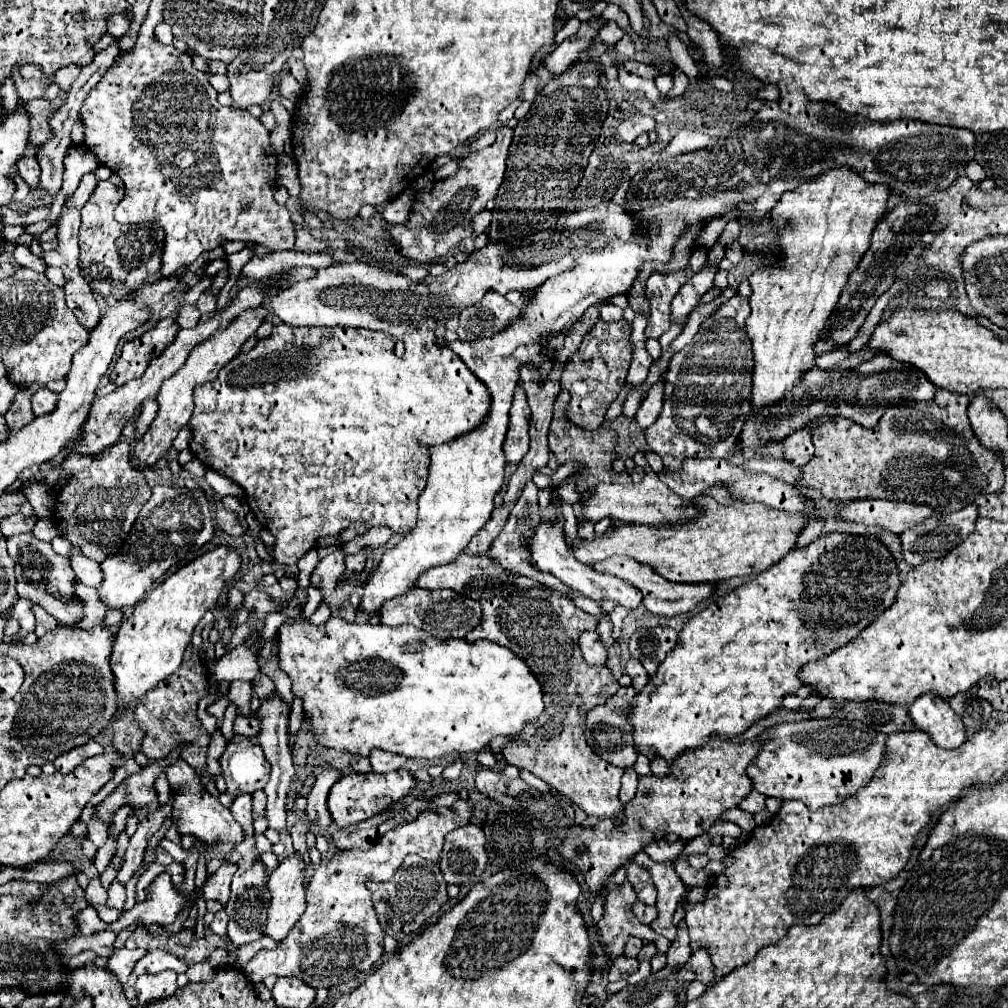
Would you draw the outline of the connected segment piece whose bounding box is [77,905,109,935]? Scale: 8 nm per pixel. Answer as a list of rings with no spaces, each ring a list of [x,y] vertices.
[[[91,905],[77,915],[77,925],[79,925],[79,931],[81,931],[83,935],[91,935],[91,933],[95,933],[95,931],[107,931],[107,929],[109,929],[109,925],[105,925],[105,923],[97,917],[97,909],[91,907]]]

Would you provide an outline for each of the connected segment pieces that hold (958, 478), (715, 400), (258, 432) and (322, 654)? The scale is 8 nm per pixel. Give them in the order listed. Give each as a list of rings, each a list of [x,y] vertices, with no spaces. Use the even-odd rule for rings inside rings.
[[[937,389],[935,397],[927,403],[905,403],[887,409],[873,429],[865,429],[849,419],[831,419],[819,423],[811,439],[815,455],[803,467],[805,487],[815,489],[815,493],[821,493],[835,505],[857,497],[873,497],[923,503],[947,513],[971,505],[981,493],[997,493],[1003,487],[1001,459],[979,445],[967,419],[967,405],[957,405],[957,393],[945,389]]]
[[[741,295],[731,297],[715,311],[709,319],[703,321],[701,329],[693,337],[693,341],[677,355],[673,355],[669,369],[665,373],[665,399],[663,411],[659,419],[645,431],[647,443],[651,451],[661,455],[665,469],[679,469],[681,461],[687,457],[717,457],[717,459],[731,459],[737,437],[743,429],[745,419],[751,413],[751,341],[745,333],[745,319],[749,317],[749,301]]]
[[[275,325],[271,335],[259,339],[259,343],[247,351],[239,353],[223,367],[215,381],[197,385],[193,389],[195,413],[189,419],[189,427],[193,437],[189,441],[191,453],[209,469],[215,469],[243,487],[247,505],[255,513],[257,521],[275,535],[275,561],[283,565],[295,565],[309,549],[317,545],[317,539],[327,535],[339,535],[351,523],[369,523],[369,525],[387,525],[395,533],[409,533],[415,525],[417,517],[417,497],[425,489],[427,467],[429,467],[429,451],[427,445],[447,443],[467,431],[473,431],[487,417],[491,395],[487,387],[483,387],[477,377],[463,365],[463,361],[449,347],[435,347],[435,335],[431,329],[415,329],[405,333],[405,353],[403,357],[395,355],[395,339],[389,333],[375,333],[371,329],[355,329],[355,327],[291,327],[291,325]],[[269,423],[275,425],[275,431],[269,429]]]
[[[331,617],[323,625],[311,625],[307,621],[295,623],[295,625],[281,625],[277,631],[279,641],[279,667],[285,671],[293,683],[291,693],[293,697],[299,697],[303,701],[303,715],[309,719],[309,731],[315,735],[317,743],[327,749],[345,751],[359,757],[369,757],[373,749],[397,753],[403,757],[421,757],[421,759],[435,759],[443,755],[459,755],[469,751],[481,751],[489,745],[491,737],[505,735],[511,737],[523,729],[523,725],[531,719],[537,719],[539,713],[543,713],[543,693],[539,681],[531,675],[525,661],[515,657],[509,649],[503,649],[497,643],[491,641],[477,641],[475,645],[469,645],[465,639],[435,639],[427,631],[415,627],[415,625],[401,625],[401,627],[387,627],[387,625],[357,625],[349,623],[343,617]]]

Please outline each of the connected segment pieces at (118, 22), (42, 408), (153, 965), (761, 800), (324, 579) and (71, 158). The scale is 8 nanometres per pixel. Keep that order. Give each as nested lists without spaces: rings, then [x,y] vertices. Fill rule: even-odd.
[[[111,15],[107,19],[107,33],[113,37],[123,37],[123,33],[127,33],[129,29],[129,19],[125,15]]]
[[[39,389],[33,397],[31,397],[31,407],[35,415],[47,415],[51,413],[51,409],[55,409],[55,399],[57,395],[49,389]]]
[[[153,949],[153,951],[149,951],[141,961],[137,961],[133,973],[135,973],[135,975],[145,975],[145,973],[155,975],[155,973],[167,971],[167,969],[171,969],[171,971],[175,971],[175,973],[183,973],[183,971],[187,971],[187,967],[189,967],[189,963],[179,961],[177,957],[169,955],[167,951]]]
[[[751,791],[737,807],[747,811],[747,813],[759,813],[765,807],[765,797],[761,793],[757,793],[757,791]]]
[[[335,549],[327,557],[323,557],[317,563],[315,571],[311,573],[311,583],[315,587],[319,587],[325,597],[335,589],[339,577],[343,575],[343,571],[345,571],[345,557],[347,557],[347,553],[343,549]]]
[[[69,147],[65,153],[65,173],[63,173],[63,187],[59,191],[59,195],[55,197],[57,207],[63,205],[65,195],[73,195],[75,187],[81,181],[83,173],[95,171],[97,169],[97,157],[87,149],[87,147]]]

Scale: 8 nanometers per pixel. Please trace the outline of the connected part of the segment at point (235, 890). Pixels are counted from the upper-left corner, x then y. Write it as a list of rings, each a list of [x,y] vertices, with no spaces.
[[[247,837],[245,843],[235,847],[241,853],[241,859],[237,861],[237,871],[233,875],[233,883],[231,883],[231,899],[225,907],[227,915],[229,915],[229,939],[239,947],[245,943],[253,943],[255,939],[261,939],[261,927],[263,921],[267,919],[267,909],[271,905],[271,893],[267,889],[267,869],[265,865],[259,861],[259,853],[255,849],[255,839]]]

